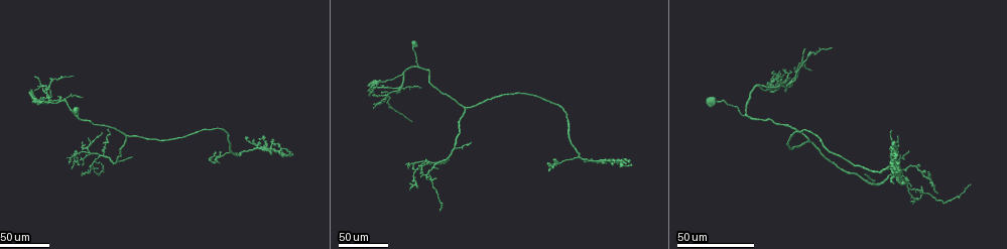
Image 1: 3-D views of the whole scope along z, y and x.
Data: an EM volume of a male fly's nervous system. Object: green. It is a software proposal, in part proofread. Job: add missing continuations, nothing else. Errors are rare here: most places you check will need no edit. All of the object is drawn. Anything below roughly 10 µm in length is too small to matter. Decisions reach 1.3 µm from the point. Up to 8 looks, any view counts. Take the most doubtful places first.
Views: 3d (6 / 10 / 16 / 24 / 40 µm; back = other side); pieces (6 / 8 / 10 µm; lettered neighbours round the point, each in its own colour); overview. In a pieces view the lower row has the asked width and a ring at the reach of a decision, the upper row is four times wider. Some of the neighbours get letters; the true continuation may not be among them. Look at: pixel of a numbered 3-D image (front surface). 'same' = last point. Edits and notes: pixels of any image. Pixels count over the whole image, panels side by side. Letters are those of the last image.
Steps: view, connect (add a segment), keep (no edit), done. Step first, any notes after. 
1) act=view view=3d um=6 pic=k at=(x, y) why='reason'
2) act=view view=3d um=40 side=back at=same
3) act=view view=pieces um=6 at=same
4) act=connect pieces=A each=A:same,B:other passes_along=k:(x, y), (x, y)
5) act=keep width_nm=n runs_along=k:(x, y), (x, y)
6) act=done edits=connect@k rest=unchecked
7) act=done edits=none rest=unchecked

act=view view=3d um=24 pic=1 at=(373, 103)

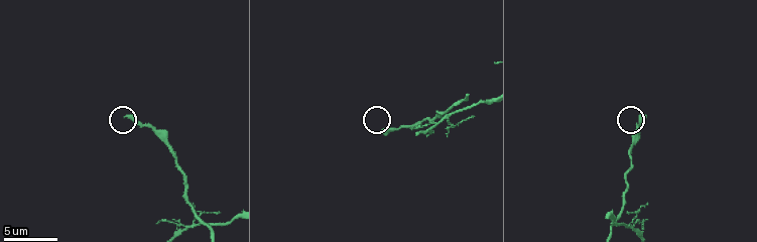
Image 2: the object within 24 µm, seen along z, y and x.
act=view view=pieces um=10 pic=2 at=(126, 117)

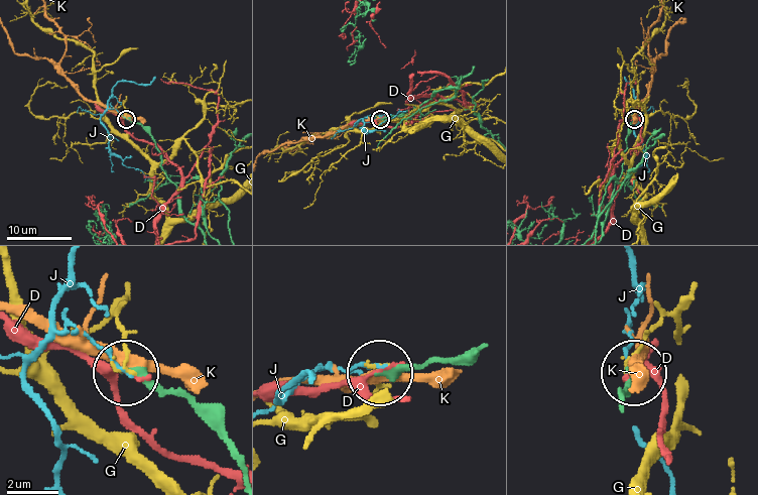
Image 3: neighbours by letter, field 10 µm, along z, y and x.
act=keep each=D:other,G:other,J:other,K:other runs_along=3:(477, 348), (381, 374) found='none of them fits'

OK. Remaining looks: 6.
act=view view=3d um=24 pic=1 at=(389, 108) why='branch stops here'

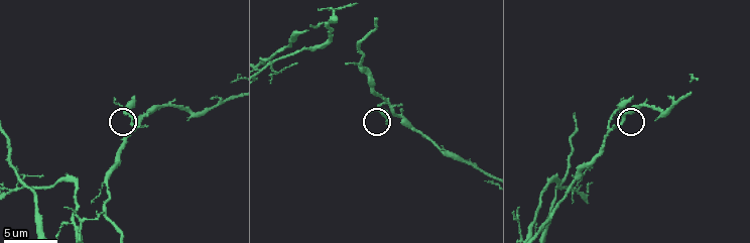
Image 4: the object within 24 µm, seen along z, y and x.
act=view view=pieces um=10 pic=4 at=(631, 98)

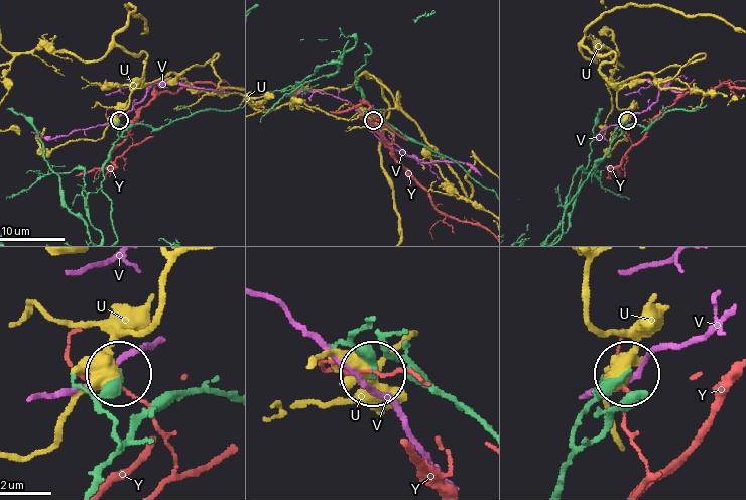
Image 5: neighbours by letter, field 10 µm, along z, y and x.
act=keep width_nm=240 each=U:other,V:other,Y:other runs_along=5:(101, 465), (119, 439), (99, 401), (116, 376) found='no lettered segment goes on from it'

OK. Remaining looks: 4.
act=view view=3d um=24 pic=1 at=(87, 138) why='an open end'

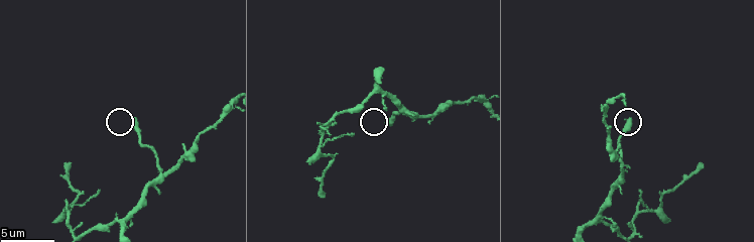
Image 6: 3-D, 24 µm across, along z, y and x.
act=view view=pieces um=8 pic=6 at=(132, 119)

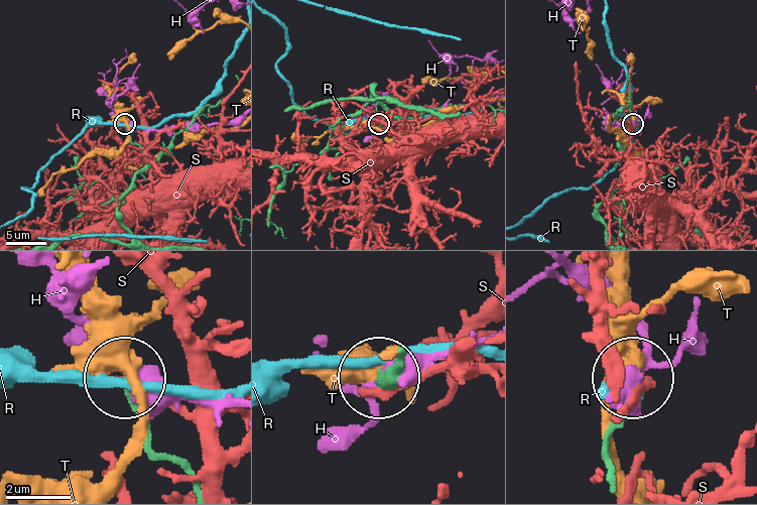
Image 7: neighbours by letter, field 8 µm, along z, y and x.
act=keep each=H:other,R:other,S:other,T:other runs_along=7:(196, 482), (155, 449), (125, 378) found='no lettered segment goes on from it'

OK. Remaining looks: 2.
act=view view=3d um=24 pic=1 at=(42, 101) why='branch stops here'

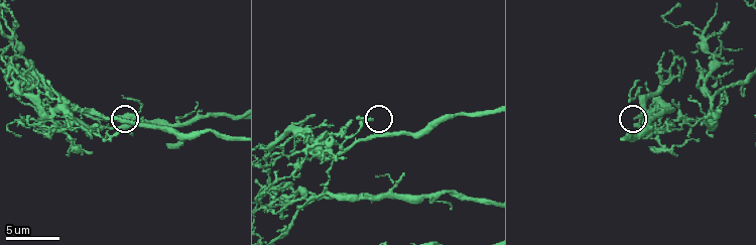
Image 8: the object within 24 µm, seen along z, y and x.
act=view view=pieces um=10 pic=8 at=(117, 133)

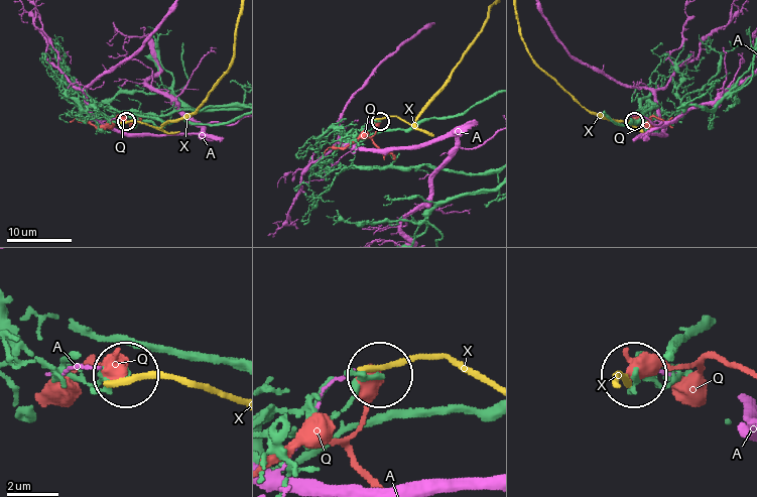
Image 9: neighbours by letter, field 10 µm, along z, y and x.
act=keep each=A:other,Q:other,X:other runs_along=9:(158, 120), (105, 106), (98, 108), (108, 119), (126, 121) found='none of them fits'

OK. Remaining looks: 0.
act=done edits=none rest=unchecked

